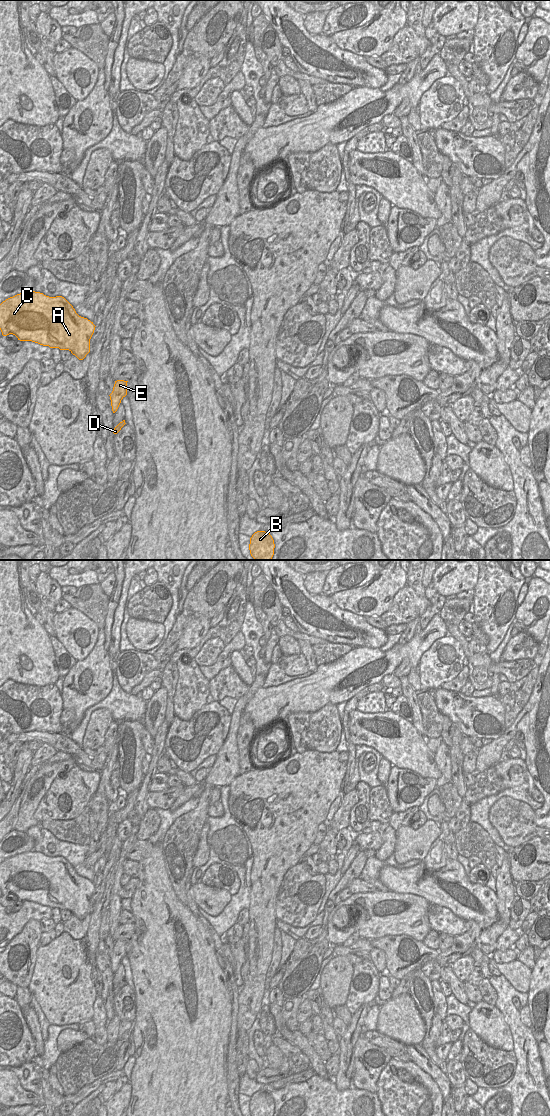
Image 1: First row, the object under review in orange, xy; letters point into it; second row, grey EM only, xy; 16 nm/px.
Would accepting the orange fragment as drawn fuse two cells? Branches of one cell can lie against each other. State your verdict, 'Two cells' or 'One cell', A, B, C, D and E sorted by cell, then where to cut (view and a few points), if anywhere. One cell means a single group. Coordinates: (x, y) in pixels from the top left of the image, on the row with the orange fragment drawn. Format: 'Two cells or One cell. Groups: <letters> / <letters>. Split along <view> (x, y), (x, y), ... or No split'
One cell. Groups: A B C D E. No split.

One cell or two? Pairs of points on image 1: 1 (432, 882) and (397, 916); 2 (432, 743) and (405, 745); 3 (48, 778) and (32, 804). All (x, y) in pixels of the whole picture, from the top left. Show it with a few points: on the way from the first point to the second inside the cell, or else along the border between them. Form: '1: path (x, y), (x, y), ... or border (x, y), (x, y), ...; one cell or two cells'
1: border (395, 891), (422, 896), (430, 903); two cells
2: border (427, 738), (426, 745), (434, 754); two cells
3: path (45, 784), (34, 798); one cell

